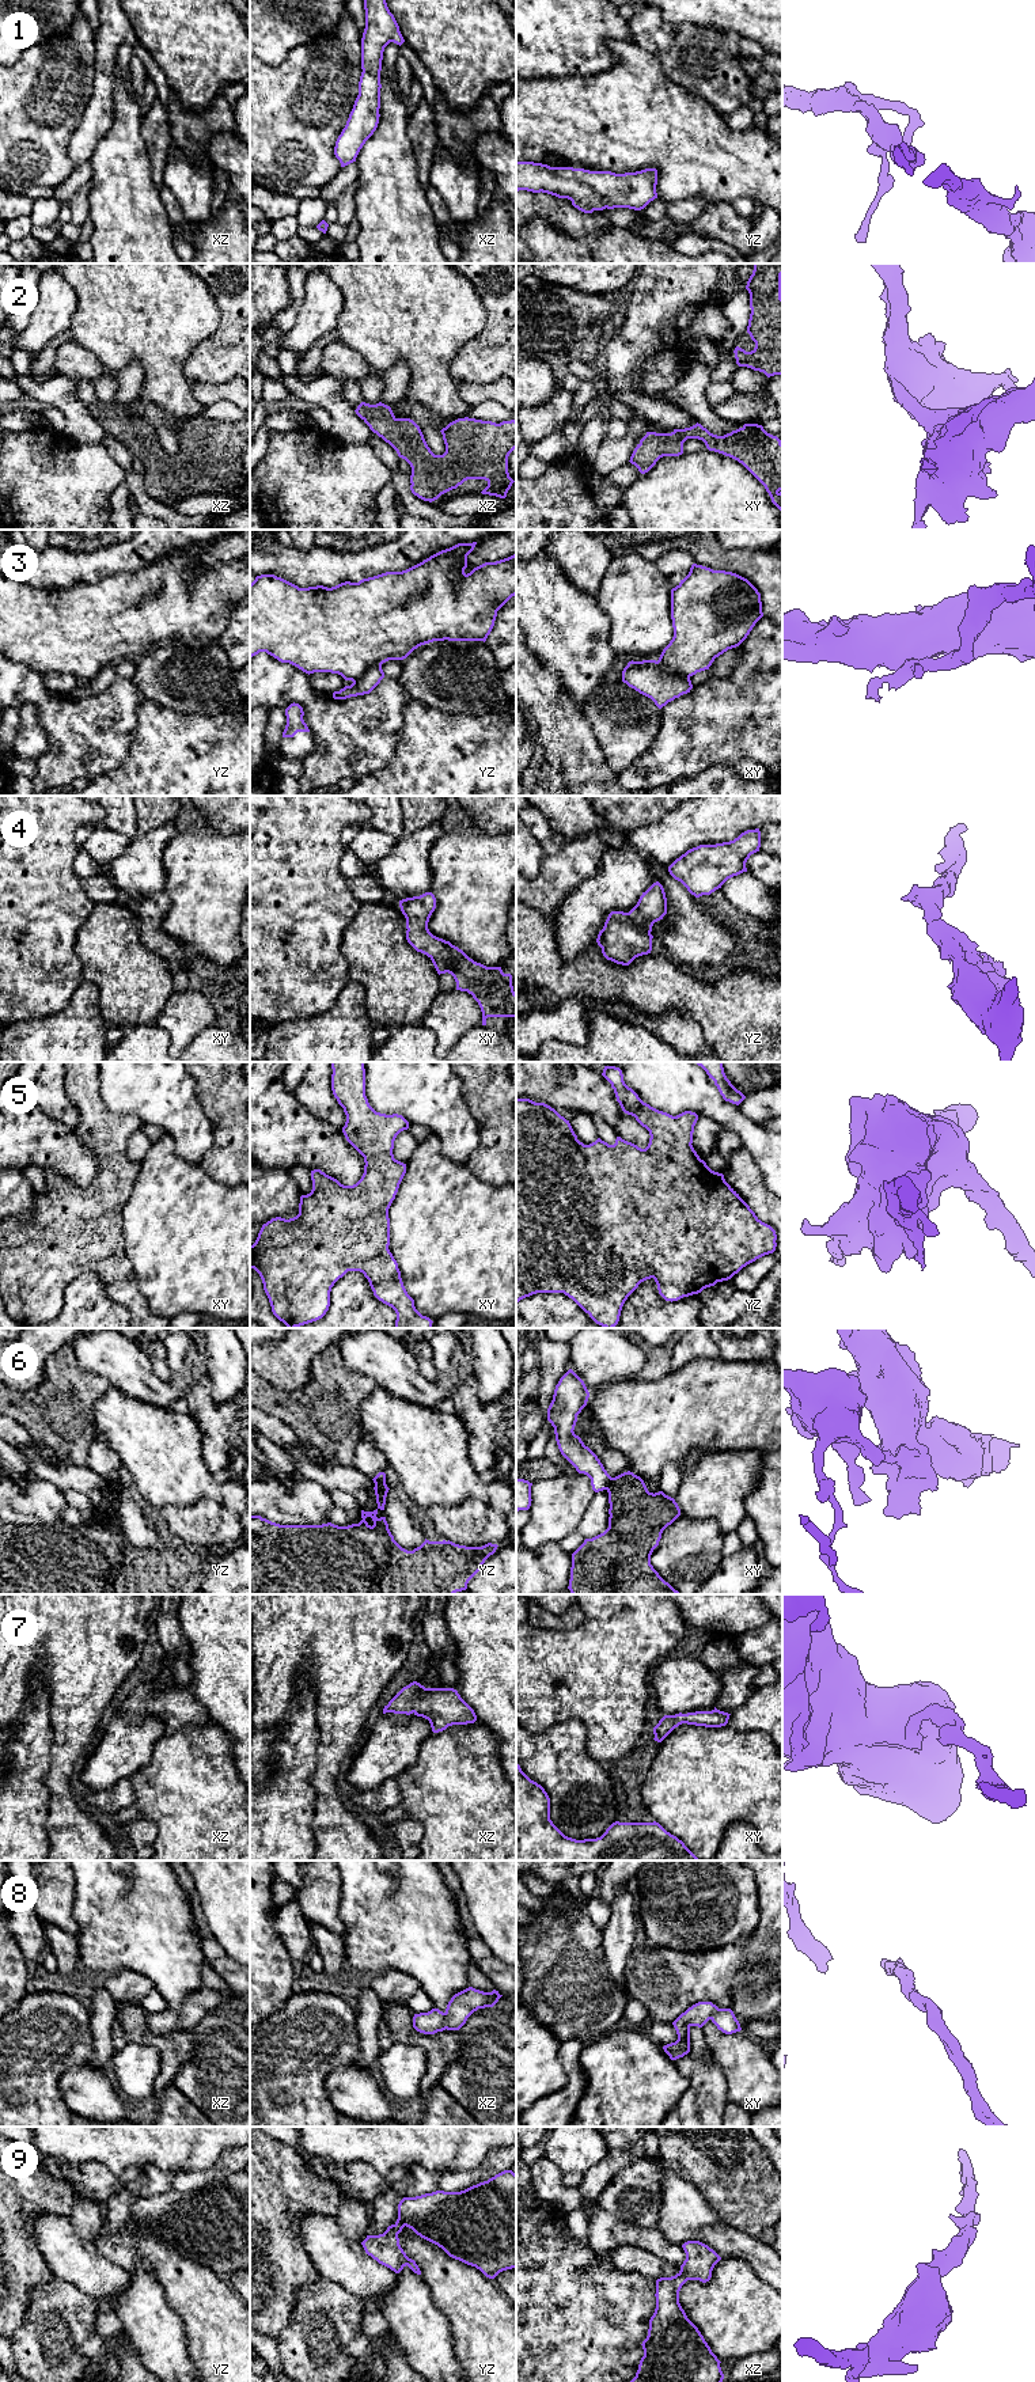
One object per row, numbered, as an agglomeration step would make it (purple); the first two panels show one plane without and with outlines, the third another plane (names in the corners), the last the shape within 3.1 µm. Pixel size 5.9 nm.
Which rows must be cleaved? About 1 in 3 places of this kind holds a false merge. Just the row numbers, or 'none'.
3, 6

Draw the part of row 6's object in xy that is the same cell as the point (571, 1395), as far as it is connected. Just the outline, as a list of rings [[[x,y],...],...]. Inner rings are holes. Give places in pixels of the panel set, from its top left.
[[[569,1369],[558,1381],[553,1400],[547,1408],[547,1421],[554,1427],[556,1441],[561,1454],[591,1479],[595,1492],[607,1490],[611,1476],[598,1456],[575,1434],[577,1415],[587,1406],[589,1392],[584,1381]]]

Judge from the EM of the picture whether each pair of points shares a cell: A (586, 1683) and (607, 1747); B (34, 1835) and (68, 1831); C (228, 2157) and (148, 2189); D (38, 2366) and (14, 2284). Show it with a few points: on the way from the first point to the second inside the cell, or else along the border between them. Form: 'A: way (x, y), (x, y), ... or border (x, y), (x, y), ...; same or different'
A: way (602, 1699), (607, 1705), (607, 1730); same
B: border (48, 1801), (45, 1832), (50, 1846); different
C: way (209, 2176), (196, 2180), (169, 2181); same
D: border (34, 2287), (23, 2321), (14, 2335); different

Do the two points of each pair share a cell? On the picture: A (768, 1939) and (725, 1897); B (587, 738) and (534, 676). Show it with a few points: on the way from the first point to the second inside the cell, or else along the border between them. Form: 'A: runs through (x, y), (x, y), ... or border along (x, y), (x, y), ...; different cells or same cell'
A: border along (758, 1896), (758, 1925), (753, 1934); different cells
B: runs through (572, 723), (541, 691); same cell

